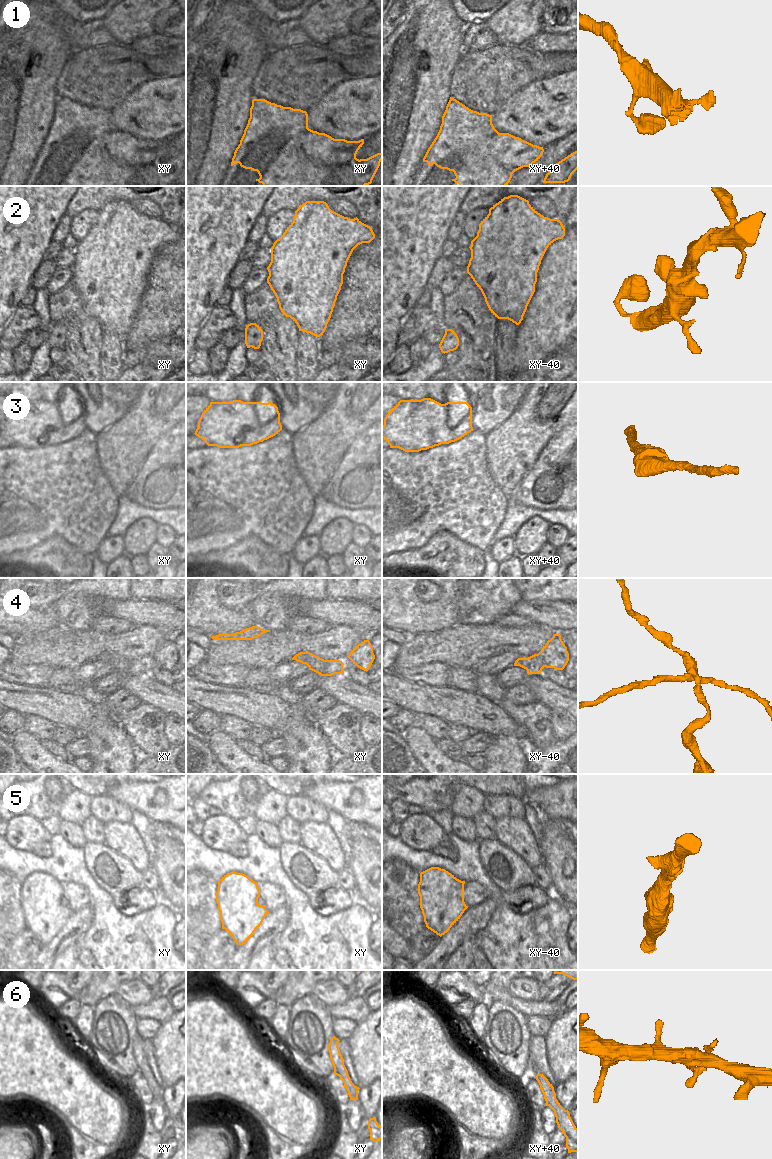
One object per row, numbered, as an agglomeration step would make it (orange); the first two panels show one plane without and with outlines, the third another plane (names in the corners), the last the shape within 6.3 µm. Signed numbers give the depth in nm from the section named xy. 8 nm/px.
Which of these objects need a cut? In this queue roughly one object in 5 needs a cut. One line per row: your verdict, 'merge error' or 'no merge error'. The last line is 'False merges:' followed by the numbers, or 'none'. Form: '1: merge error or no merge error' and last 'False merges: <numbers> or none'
1: merge error
2: no merge error
3: no merge error
4: merge error
5: no merge error
6: no merge error
False merges: 1, 4

